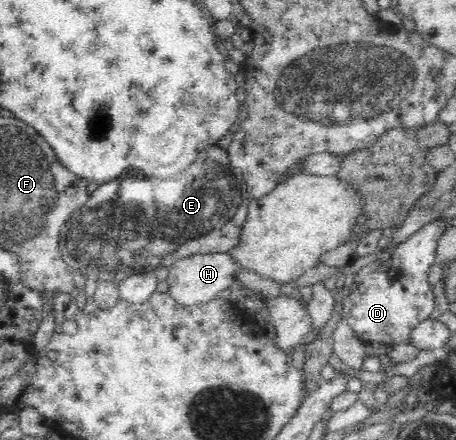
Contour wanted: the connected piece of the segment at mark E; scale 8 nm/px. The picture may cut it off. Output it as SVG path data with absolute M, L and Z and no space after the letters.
M218 145L206 146L197 160L175 178L161 181L117 177L100 183L84 206L73 211L63 225L59 251L73 274L74 270L81 270L85 279L101 277L119 286L125 282L125 276L154 273L159 268L170 267L180 258L197 253L231 253L239 248L251 199L243 173L231 164L226 149Z

